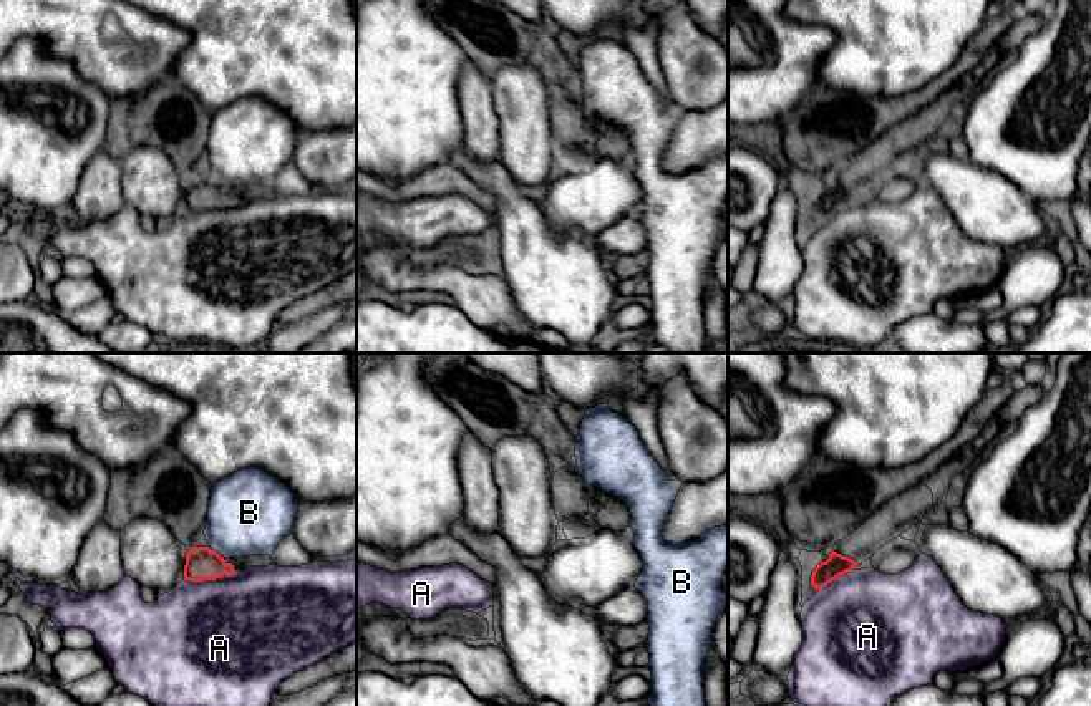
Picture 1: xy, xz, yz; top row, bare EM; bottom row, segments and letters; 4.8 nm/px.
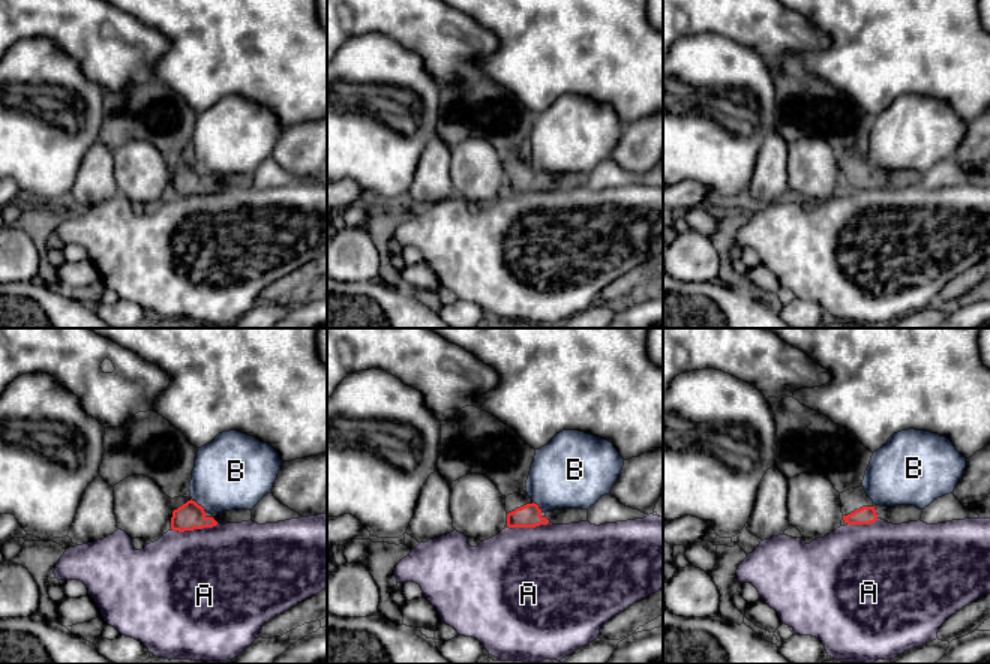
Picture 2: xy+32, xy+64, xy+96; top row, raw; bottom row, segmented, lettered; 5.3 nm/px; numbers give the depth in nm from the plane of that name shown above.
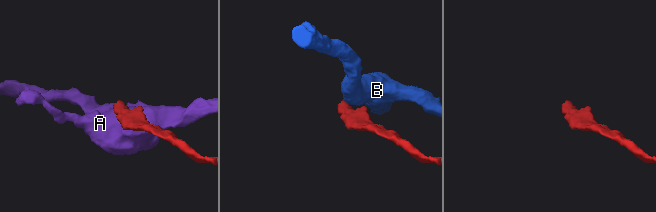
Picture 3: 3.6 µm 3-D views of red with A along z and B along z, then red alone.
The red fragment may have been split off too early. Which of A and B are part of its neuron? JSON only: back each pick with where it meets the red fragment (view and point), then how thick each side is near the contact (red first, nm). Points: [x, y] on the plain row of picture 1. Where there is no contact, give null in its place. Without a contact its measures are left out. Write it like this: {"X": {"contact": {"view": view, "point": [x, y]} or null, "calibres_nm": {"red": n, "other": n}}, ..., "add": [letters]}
{"add": []}

